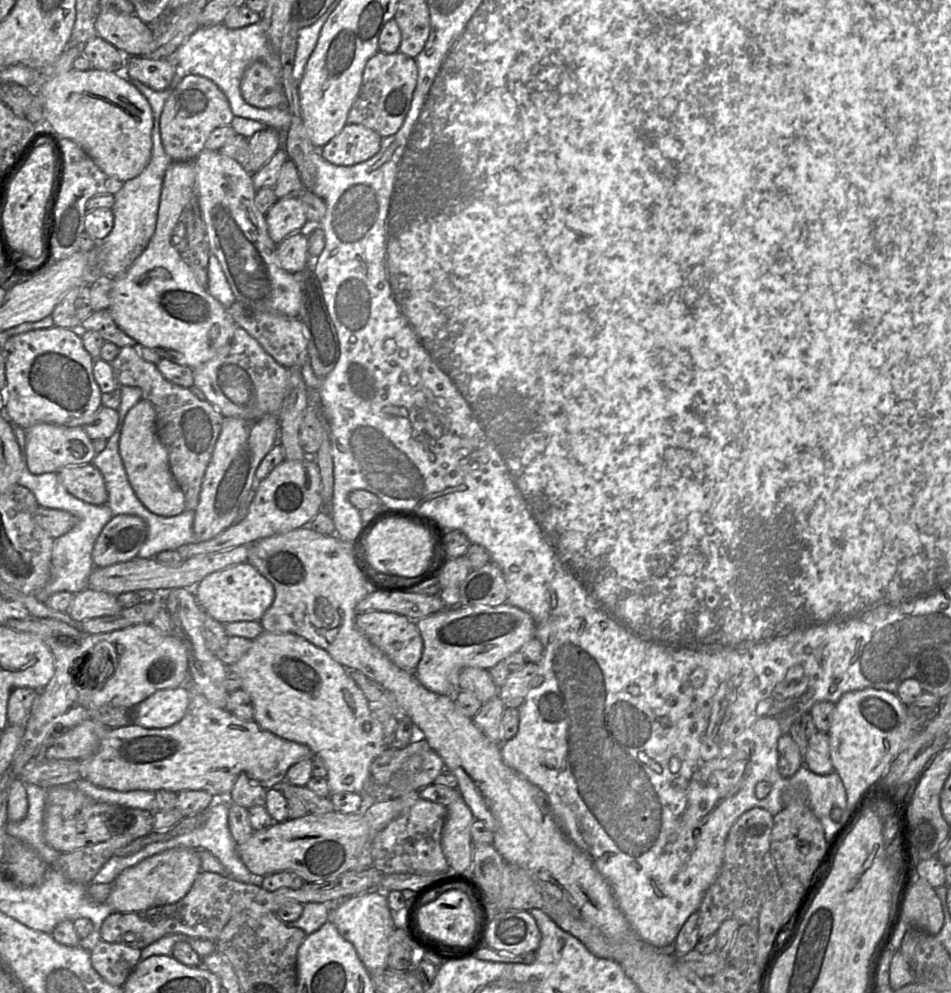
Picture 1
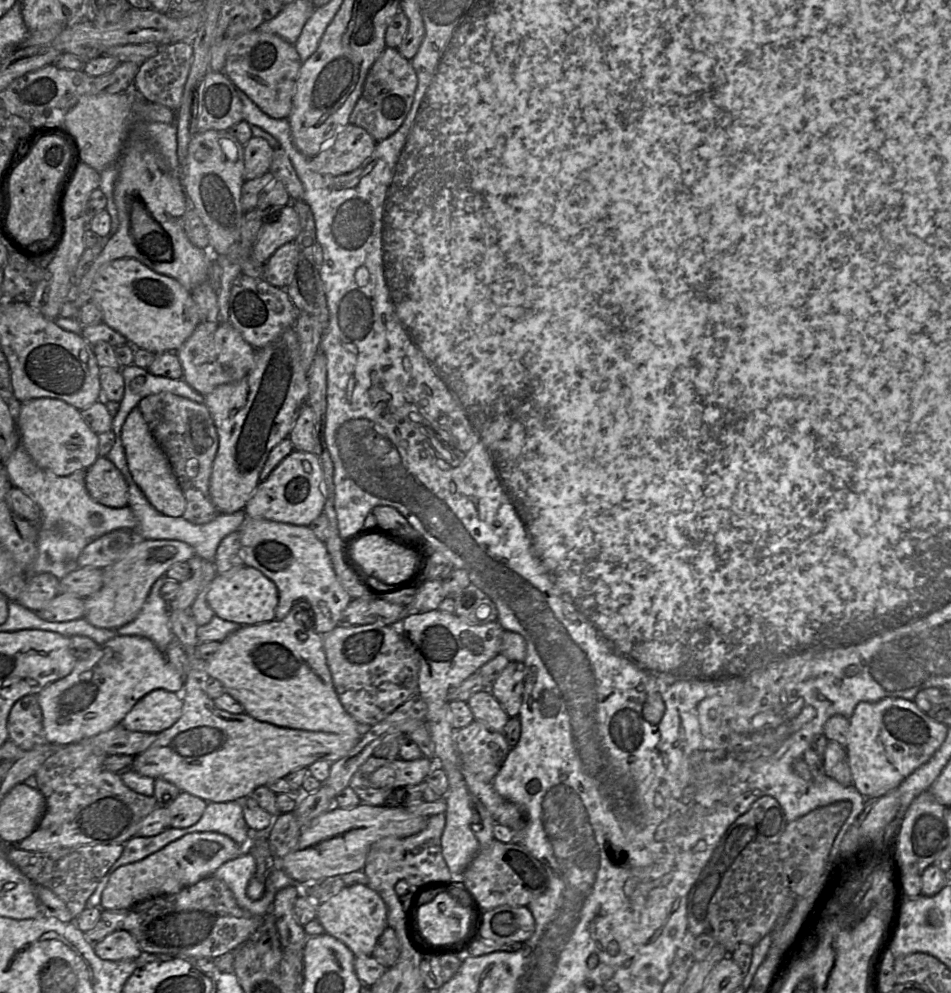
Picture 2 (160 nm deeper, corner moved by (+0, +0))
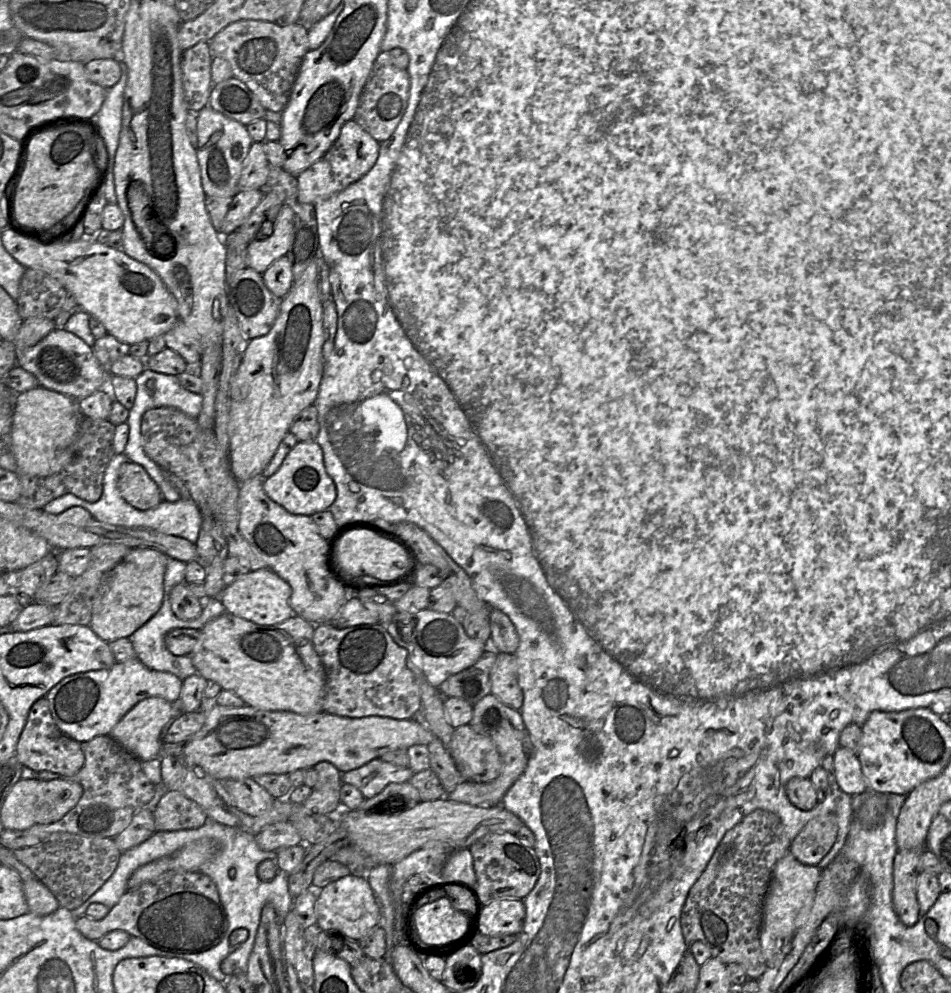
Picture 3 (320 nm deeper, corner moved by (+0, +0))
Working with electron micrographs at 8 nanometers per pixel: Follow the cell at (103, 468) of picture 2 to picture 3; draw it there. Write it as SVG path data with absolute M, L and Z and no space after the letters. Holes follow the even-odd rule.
M130 461L120 467L117 487L121 497L138 510L154 508L163 501L160 488L147 471Z

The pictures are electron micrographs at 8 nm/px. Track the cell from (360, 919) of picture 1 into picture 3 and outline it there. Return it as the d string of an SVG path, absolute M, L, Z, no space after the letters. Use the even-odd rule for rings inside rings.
M349 874L316 891L316 925L330 935L359 941L380 925L380 908L365 874Z

